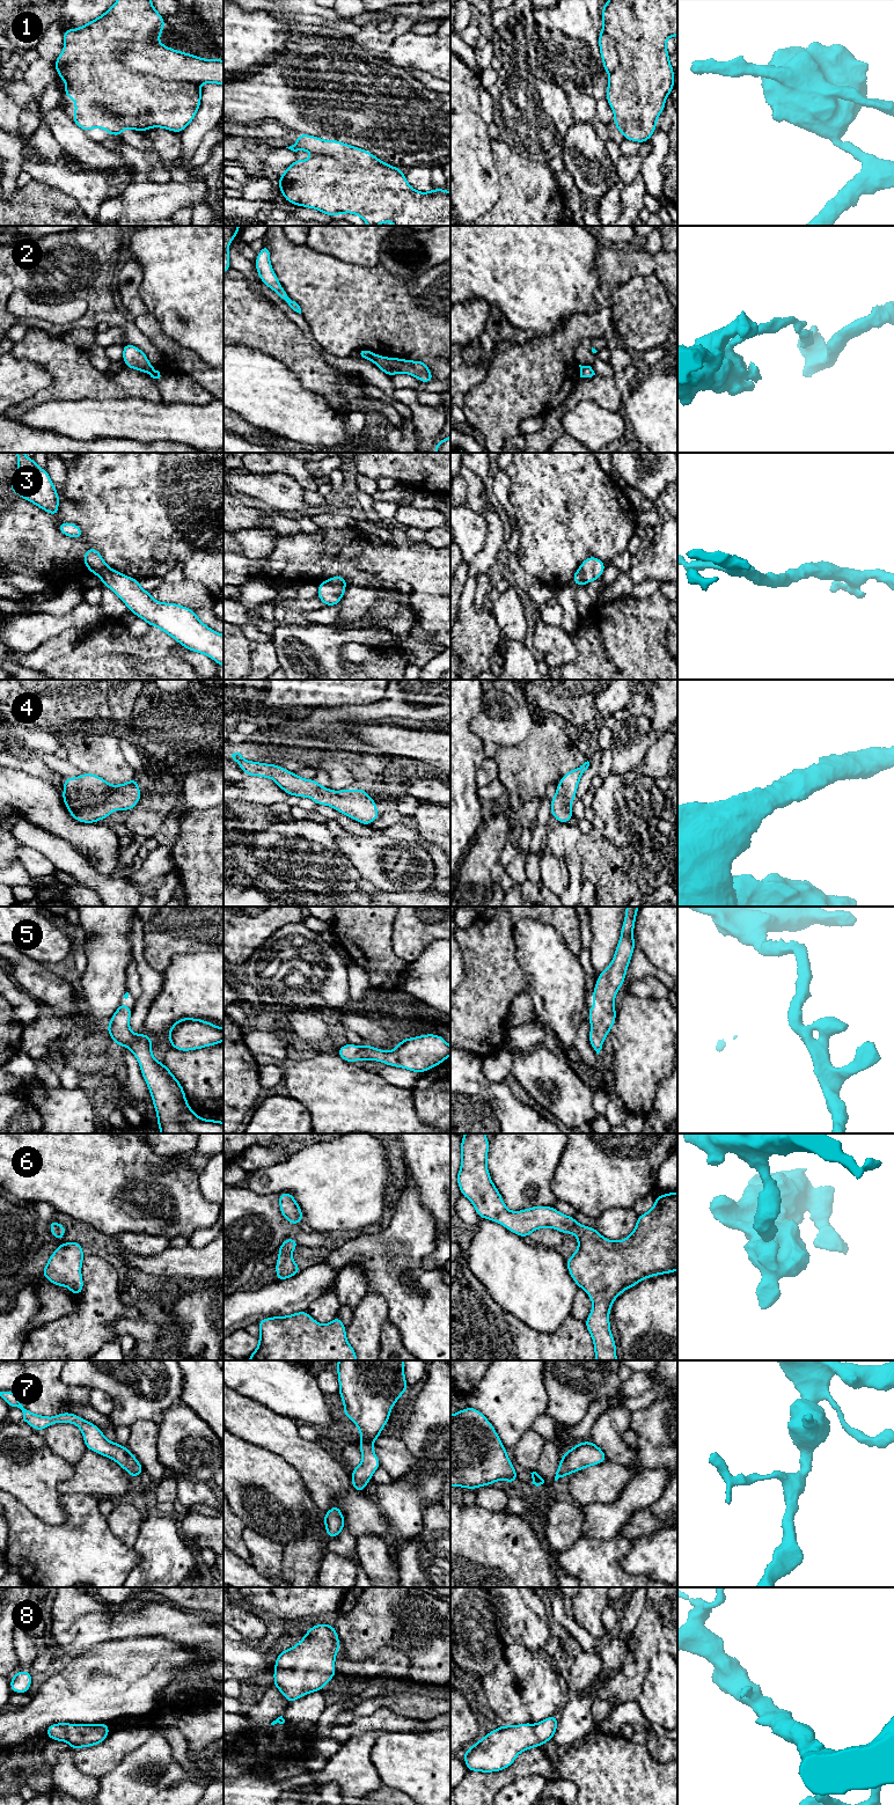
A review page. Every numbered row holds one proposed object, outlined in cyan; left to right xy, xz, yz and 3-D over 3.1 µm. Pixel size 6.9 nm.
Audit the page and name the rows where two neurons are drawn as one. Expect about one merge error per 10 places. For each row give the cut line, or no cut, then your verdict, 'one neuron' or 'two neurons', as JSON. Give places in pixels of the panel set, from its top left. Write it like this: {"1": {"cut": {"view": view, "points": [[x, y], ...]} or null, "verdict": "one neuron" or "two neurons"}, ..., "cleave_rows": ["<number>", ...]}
{"1": {"cut": null, "verdict": "one neuron"}, "2": {"cut": {"view": "xy", "points": [[152, 367], [147, 372]]}, "verdict": "two neurons"}, "3": {"cut": null, "verdict": "one neuron"}, "4": {"cut": null, "verdict": "one neuron"}, "5": {"cut": null, "verdict": "one neuron"}, "6": {"cut": null, "verdict": "one neuron"}, "7": {"cut": null, "verdict": "one neuron"}, "8": {"cut": null, "verdict": "one neuron"}, "cleave_rows": ["2"]}

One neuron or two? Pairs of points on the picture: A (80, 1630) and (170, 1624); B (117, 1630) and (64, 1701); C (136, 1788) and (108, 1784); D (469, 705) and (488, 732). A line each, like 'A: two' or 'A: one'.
A: one
B: two
C: one
D: two

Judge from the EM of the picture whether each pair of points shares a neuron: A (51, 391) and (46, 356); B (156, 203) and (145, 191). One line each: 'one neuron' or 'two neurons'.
A: one neuron
B: one neuron

